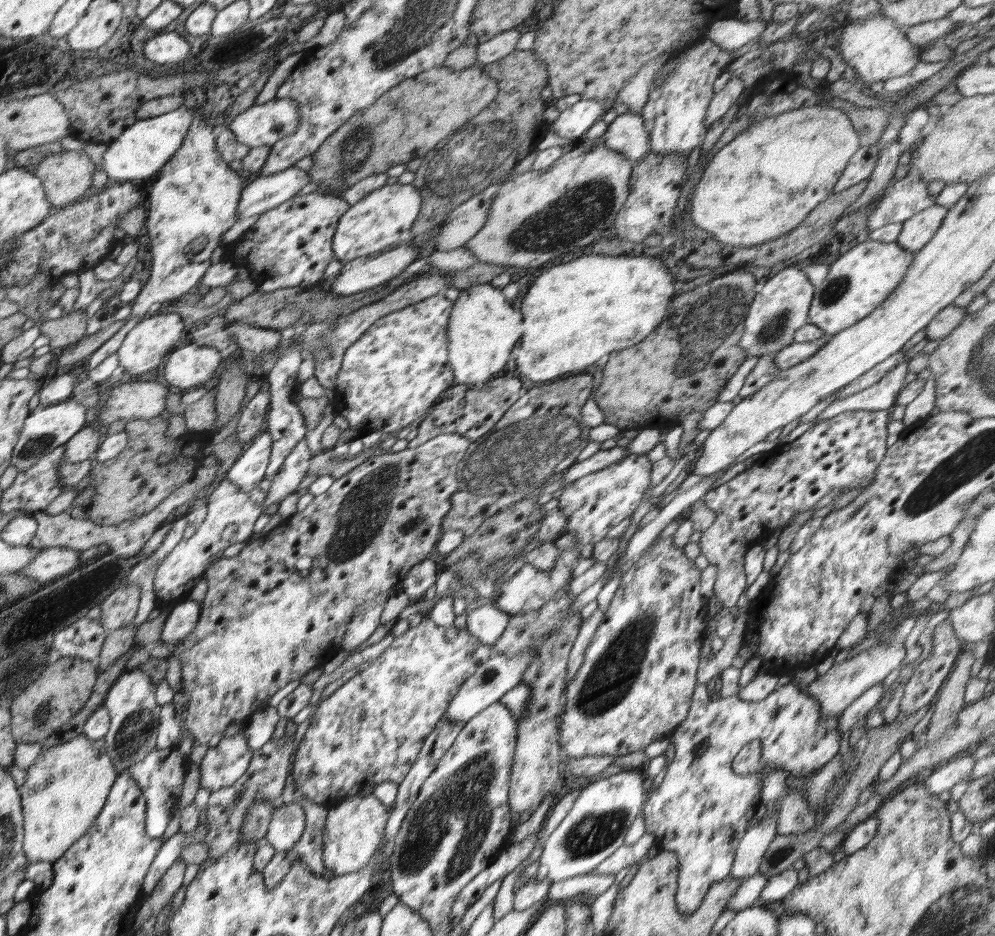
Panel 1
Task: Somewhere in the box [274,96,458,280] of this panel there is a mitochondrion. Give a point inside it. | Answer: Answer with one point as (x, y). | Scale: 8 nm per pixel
(353, 155)

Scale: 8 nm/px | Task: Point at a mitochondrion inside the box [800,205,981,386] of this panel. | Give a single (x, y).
(834, 290)

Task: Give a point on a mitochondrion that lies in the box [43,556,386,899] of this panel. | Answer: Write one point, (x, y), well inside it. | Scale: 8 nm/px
(135, 730)

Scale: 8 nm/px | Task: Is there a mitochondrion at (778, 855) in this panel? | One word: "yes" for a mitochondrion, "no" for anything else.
yes

